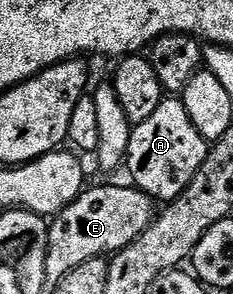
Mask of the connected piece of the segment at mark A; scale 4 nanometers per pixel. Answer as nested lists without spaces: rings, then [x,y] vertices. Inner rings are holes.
[[[181,99],[161,100],[146,122],[134,125],[127,170],[133,176],[132,184],[142,189],[147,196],[161,203],[174,201],[195,179],[195,171],[209,153],[209,145],[191,121]]]

